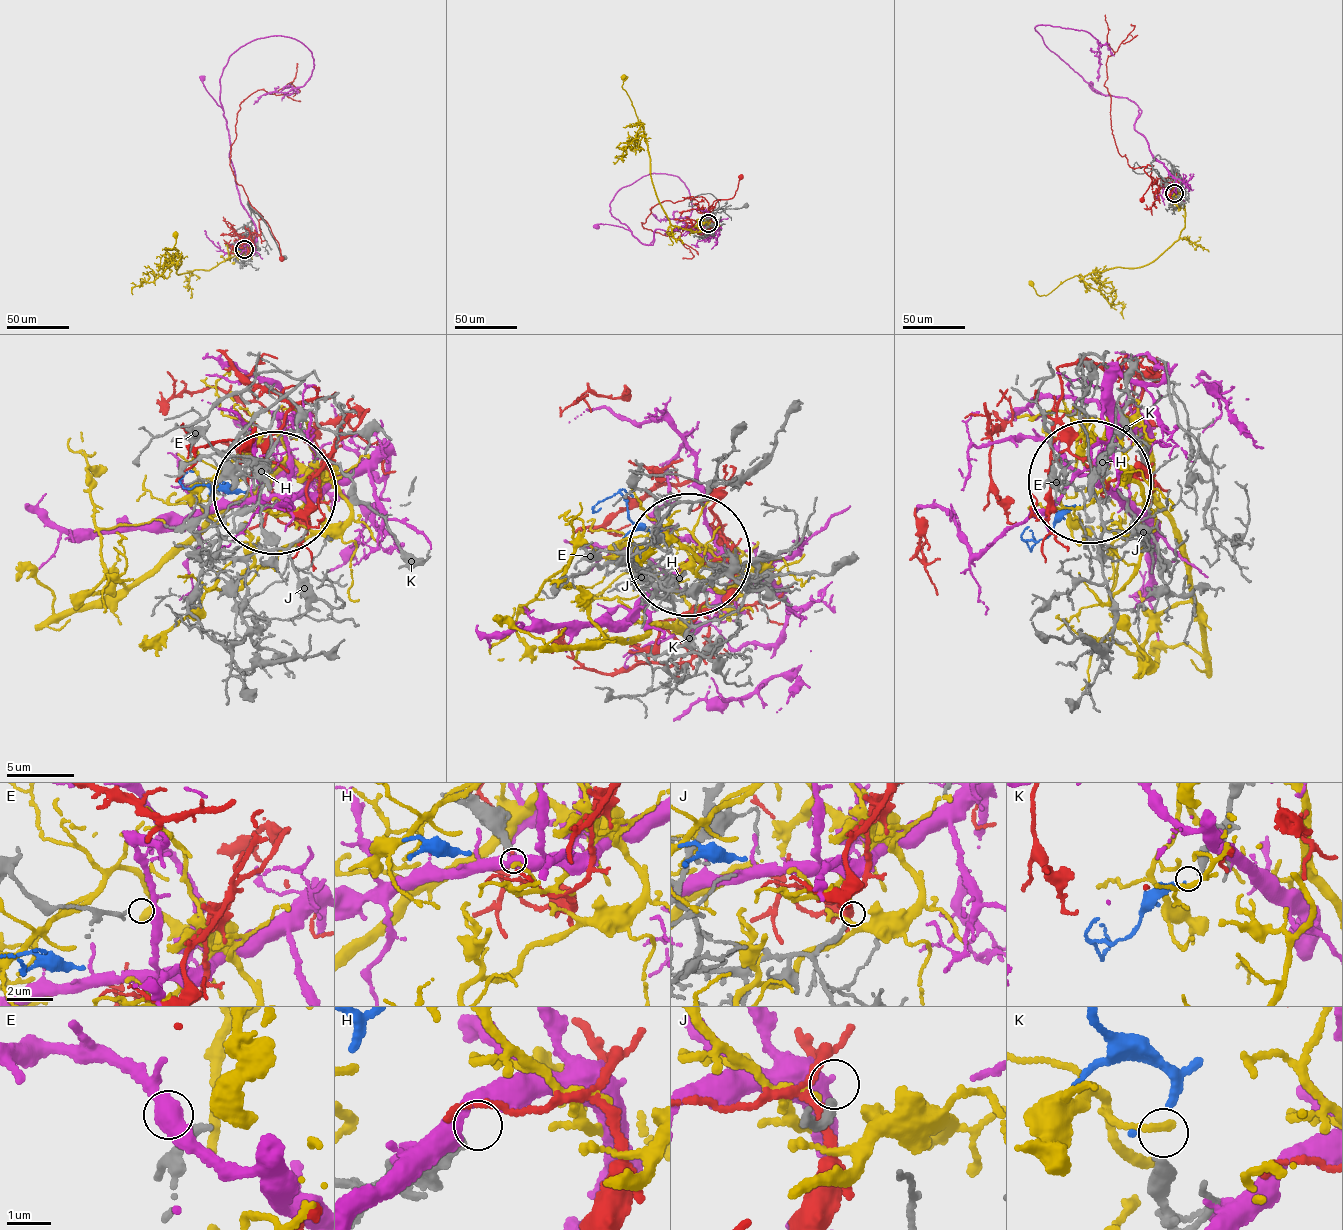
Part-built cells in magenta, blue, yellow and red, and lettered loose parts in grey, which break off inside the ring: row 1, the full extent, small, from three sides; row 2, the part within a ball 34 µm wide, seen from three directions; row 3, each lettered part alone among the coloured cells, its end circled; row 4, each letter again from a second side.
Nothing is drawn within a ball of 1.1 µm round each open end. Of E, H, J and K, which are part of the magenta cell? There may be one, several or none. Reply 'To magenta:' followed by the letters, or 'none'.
To magenta: E

